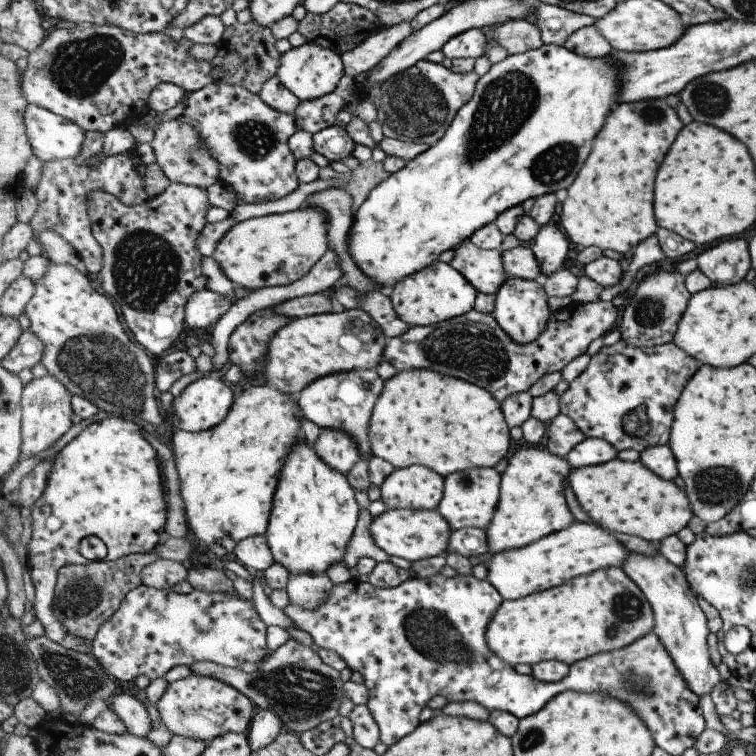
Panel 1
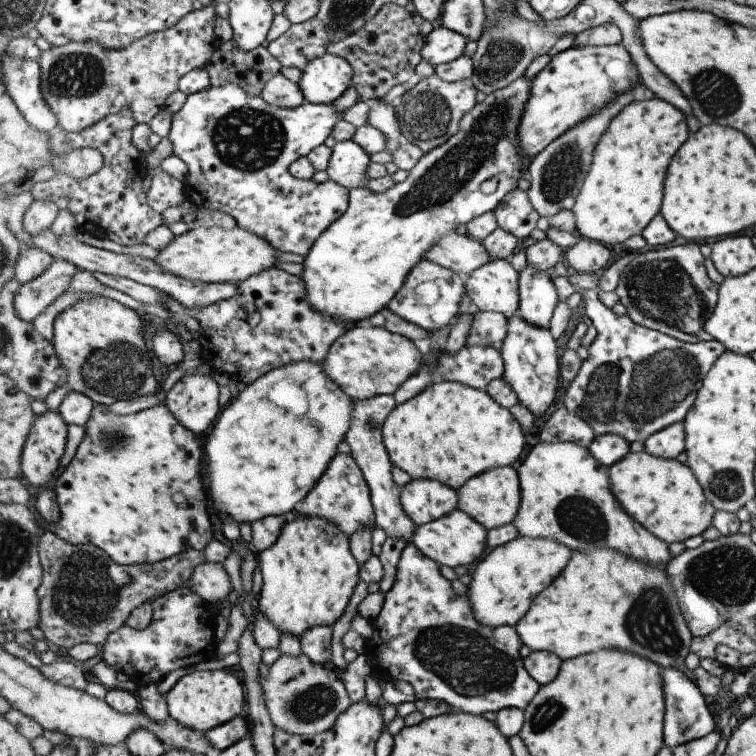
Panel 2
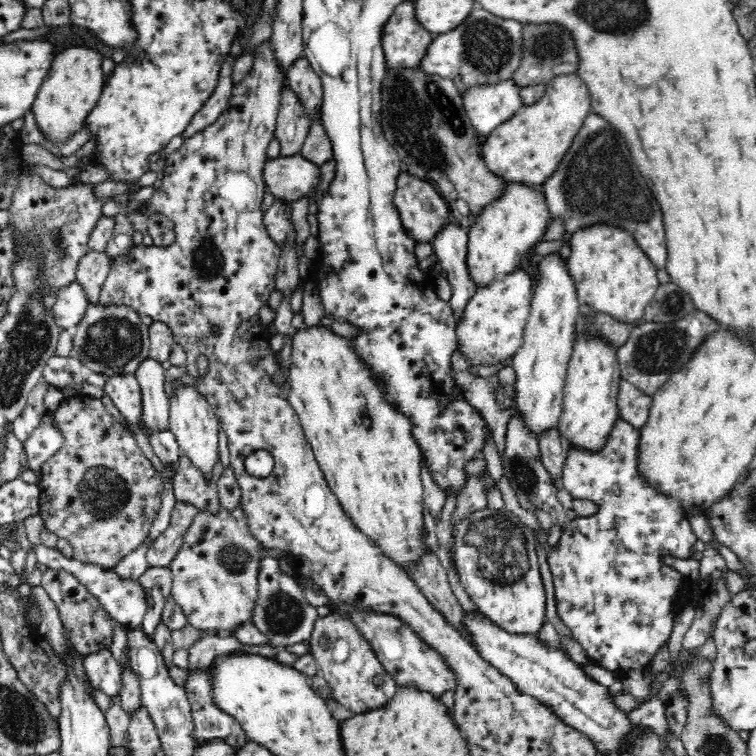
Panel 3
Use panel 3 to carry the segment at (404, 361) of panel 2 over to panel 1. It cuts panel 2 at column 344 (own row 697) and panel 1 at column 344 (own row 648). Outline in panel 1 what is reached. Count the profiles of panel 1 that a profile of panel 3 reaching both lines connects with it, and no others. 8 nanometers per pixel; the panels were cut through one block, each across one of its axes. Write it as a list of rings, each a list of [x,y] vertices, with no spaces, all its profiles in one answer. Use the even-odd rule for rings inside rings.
[[[337,309],[333,313],[301,317],[284,326],[270,342],[268,361],[265,362],[265,378],[263,379],[286,393],[298,396],[312,382],[332,374],[356,370],[377,370],[385,359],[384,354],[388,341],[381,326],[363,309]]]

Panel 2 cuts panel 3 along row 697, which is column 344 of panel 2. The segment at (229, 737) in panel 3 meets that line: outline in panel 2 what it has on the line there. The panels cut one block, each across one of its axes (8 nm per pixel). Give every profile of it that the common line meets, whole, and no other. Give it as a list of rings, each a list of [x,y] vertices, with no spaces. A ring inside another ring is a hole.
[[[238,84],[211,85],[201,92],[187,95],[184,105],[173,115],[168,137],[174,144],[174,154],[188,167],[184,183],[193,201],[233,216],[241,228],[265,238],[275,250],[306,257],[321,235],[348,212],[351,194],[348,188],[331,180],[317,183],[295,178],[291,166],[323,145],[343,114],[335,103],[306,101],[297,108],[286,109],[265,102],[262,95],[254,97],[247,94]]]

